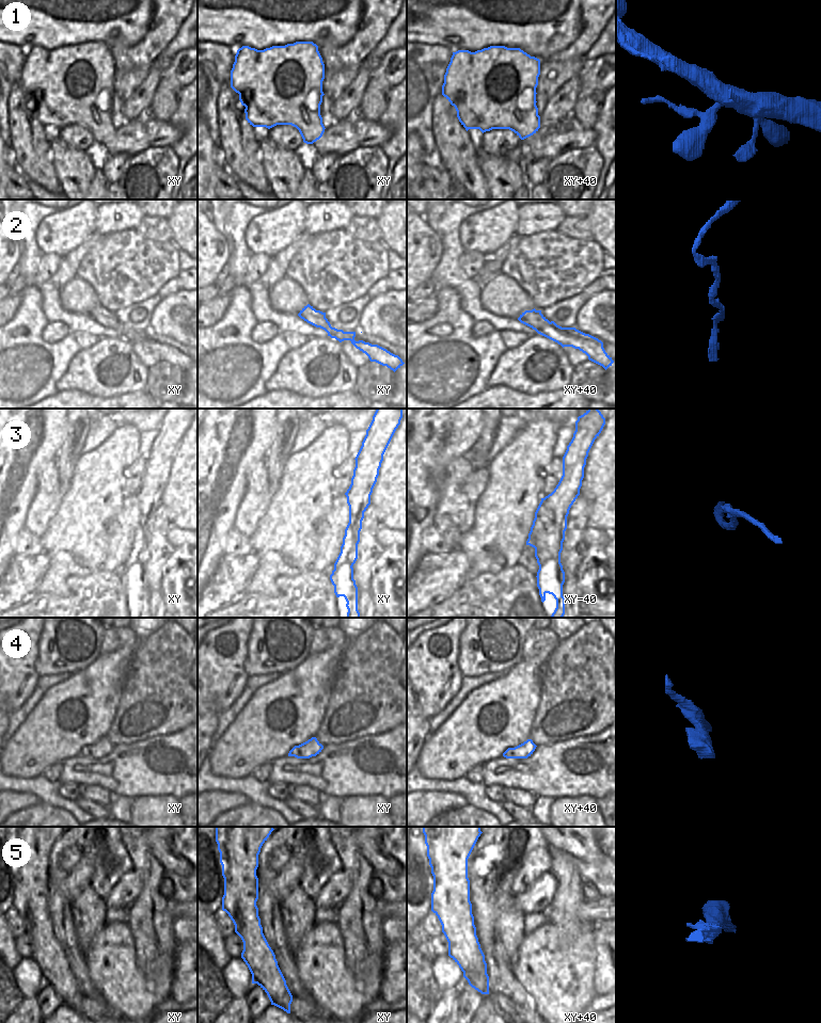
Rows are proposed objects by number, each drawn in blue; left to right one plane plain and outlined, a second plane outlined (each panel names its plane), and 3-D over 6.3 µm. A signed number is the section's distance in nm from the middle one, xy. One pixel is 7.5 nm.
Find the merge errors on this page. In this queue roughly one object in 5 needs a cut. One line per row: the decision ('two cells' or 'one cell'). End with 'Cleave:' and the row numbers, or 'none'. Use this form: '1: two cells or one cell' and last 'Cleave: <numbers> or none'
1: one cell
2: one cell
3: one cell
4: one cell
5: one cell
Cleave: none

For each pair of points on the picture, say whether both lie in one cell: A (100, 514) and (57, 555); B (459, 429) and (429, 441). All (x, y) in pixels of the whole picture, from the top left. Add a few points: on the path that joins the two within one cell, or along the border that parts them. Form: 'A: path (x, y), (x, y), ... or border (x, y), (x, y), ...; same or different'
A: path (90, 522), (67, 544); same
B: path (452, 429), (443, 429), (437, 435); same

